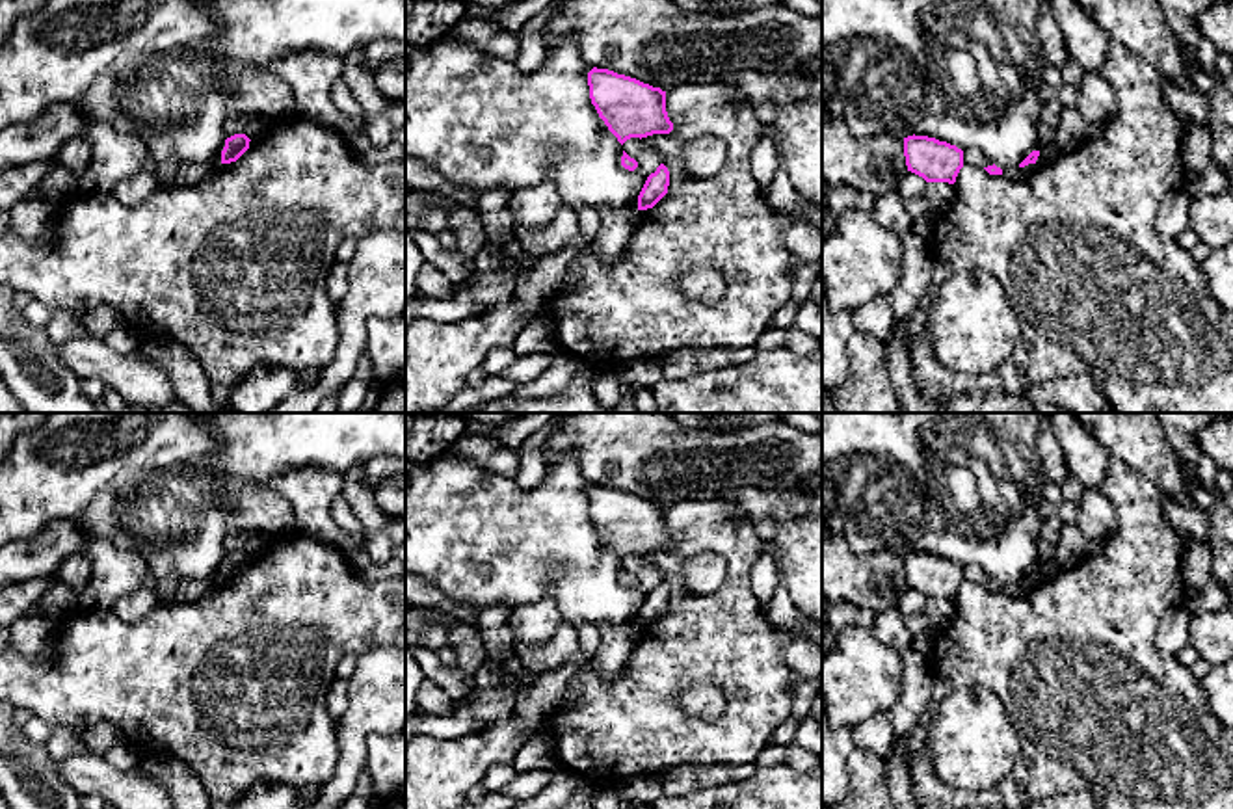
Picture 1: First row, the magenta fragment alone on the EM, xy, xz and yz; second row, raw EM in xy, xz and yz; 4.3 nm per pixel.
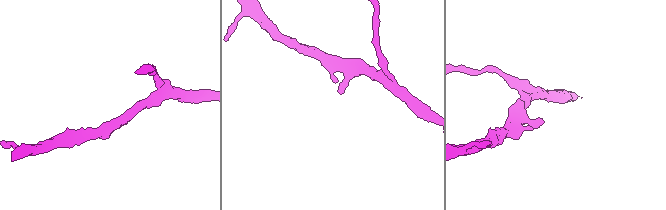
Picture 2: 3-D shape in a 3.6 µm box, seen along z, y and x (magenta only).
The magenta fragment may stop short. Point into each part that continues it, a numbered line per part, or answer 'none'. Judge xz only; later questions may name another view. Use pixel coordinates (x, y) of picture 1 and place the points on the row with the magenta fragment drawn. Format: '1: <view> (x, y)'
none

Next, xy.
none

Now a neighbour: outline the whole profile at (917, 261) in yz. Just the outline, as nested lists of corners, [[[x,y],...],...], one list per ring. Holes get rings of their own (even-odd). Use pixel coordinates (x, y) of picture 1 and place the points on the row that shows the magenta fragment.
[[[908,232],[902,236],[902,277],[891,292],[895,322],[908,318],[919,299],[924,296],[934,268],[932,238]]]

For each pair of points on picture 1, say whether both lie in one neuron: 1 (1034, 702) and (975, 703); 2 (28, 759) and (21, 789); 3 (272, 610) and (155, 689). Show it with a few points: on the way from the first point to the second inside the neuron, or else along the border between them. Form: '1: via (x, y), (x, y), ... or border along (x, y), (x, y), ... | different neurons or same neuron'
1: border along (960, 687), (986, 687), (999, 700), (1021, 742) | different neurons
2: via (26, 767), (26, 782) | same neuron
3: via (242, 629), (218, 635), (185, 666) | same neuron

